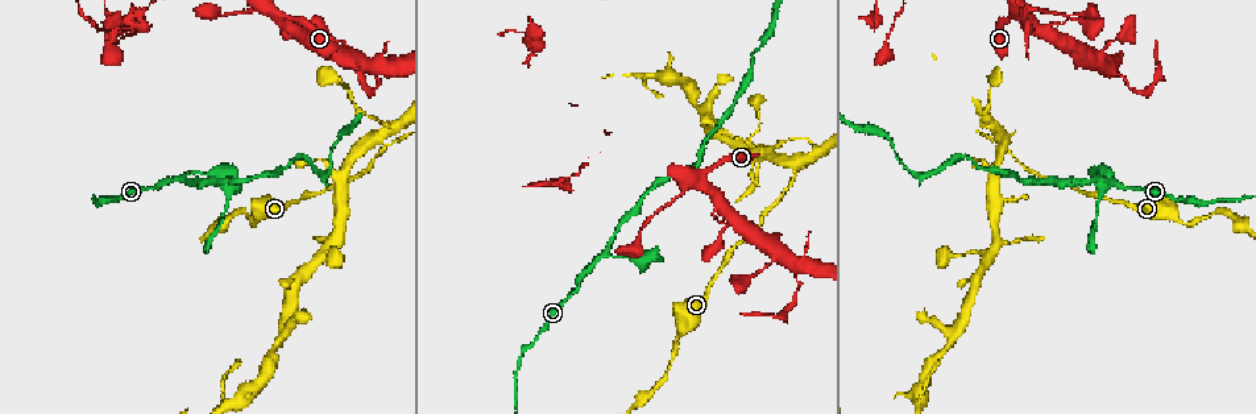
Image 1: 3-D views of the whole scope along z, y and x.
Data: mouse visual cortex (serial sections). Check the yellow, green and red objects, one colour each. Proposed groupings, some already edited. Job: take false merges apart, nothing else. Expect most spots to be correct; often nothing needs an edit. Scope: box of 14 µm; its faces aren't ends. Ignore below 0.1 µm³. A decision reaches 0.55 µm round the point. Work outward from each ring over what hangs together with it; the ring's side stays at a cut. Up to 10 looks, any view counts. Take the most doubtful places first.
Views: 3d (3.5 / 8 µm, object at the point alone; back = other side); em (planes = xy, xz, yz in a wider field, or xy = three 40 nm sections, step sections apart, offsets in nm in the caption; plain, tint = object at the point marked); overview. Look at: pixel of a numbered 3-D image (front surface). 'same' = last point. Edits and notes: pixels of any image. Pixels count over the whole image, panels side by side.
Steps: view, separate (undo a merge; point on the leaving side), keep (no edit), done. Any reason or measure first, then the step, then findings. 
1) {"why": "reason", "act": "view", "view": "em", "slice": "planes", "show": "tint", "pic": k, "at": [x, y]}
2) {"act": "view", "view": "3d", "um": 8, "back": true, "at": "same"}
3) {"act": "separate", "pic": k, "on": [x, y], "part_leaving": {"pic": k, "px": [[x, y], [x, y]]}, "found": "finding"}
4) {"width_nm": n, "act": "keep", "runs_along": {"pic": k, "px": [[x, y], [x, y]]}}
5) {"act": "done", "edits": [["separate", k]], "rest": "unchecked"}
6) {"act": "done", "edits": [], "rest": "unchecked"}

{"why": "a narrow waist", "act": "view", "view": "3d", "um": 3.5, "pic": 1, "at": [798, 288]}

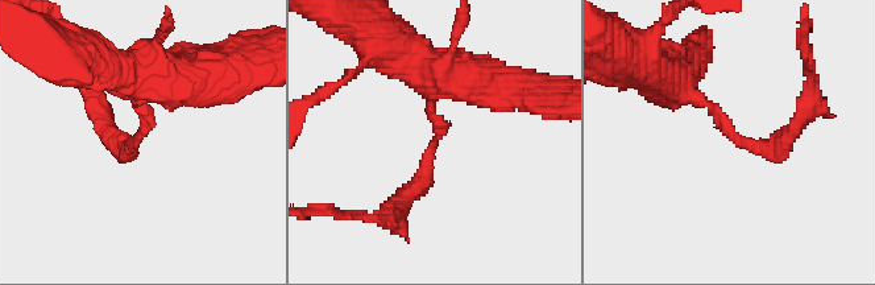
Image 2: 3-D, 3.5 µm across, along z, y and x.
{"act": "view", "view": "em", "slice": "planes", "show": "tint", "pic": 2, "at": [142, 133]}

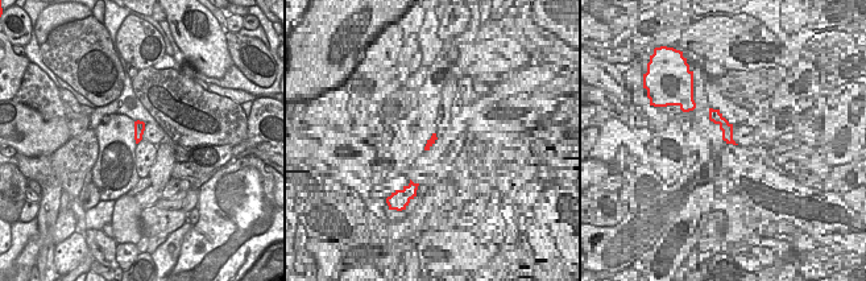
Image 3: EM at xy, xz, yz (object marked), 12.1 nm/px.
{"act": "view", "view": "em", "slice": "xy", "step": 1, "show": "tint", "at": "same"}

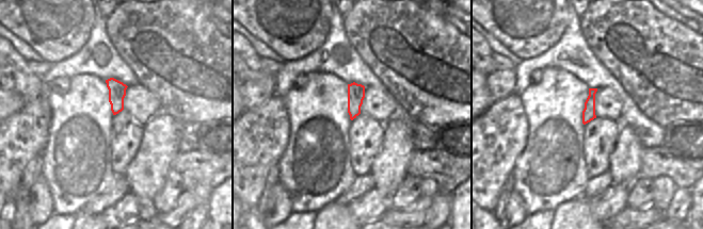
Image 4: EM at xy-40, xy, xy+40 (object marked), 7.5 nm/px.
{"arm_widths_nm": [250, 250], "act": "keep", "found": "continuous, no second cell"}

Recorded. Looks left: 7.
{"why": "sharp bend", "act": "view", "view": "3d", "um": 3.5, "pic": 1, "at": [1000, 142]}

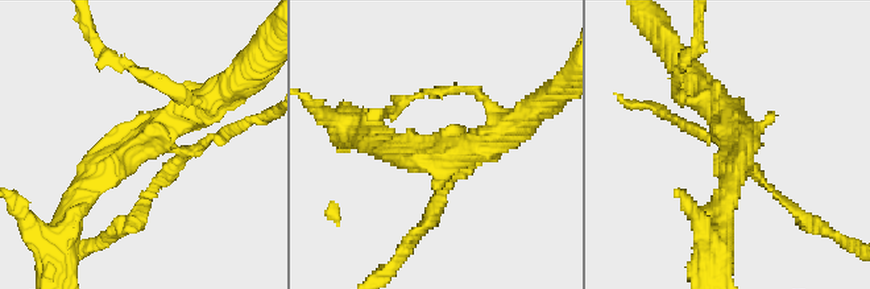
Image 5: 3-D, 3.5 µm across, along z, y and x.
{"arm_widths_nm": [100, 150, 350, 350], "act": "separate", "pic": 5, "on": [719, 128], "part_leaving": {"pic": 5, "px": [[736, 149], [725, 198]]}, "found": "two cells meet here"}

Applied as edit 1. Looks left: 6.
{"act": "view", "view": "overview"}

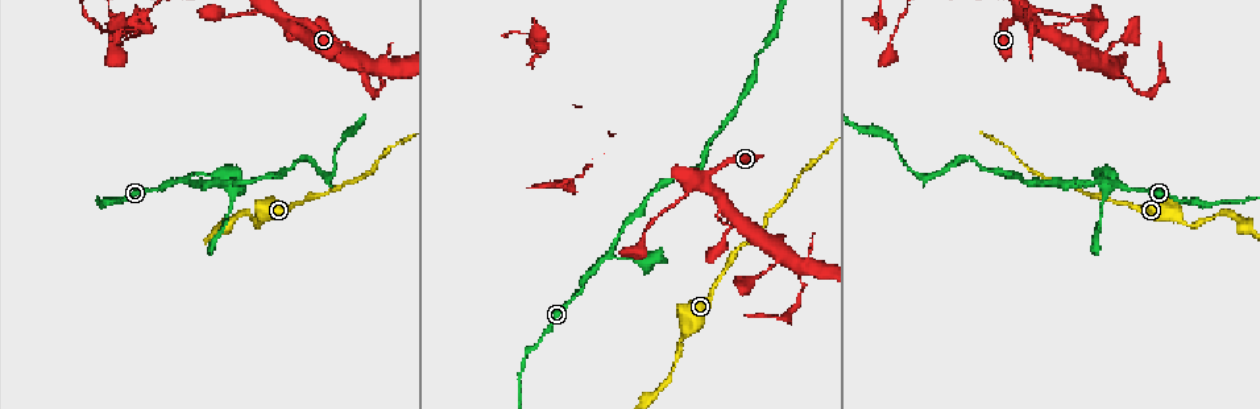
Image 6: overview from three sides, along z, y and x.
{"why": "two arms in line, one across", "act": "view", "view": "3d", "um": 3.5, "pic": 6, "at": [607, 255]}

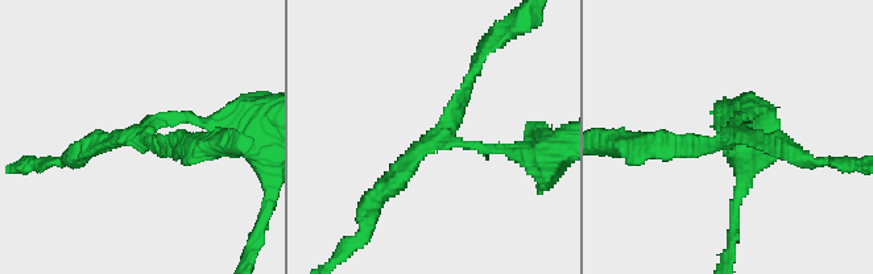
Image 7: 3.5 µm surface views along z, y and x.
{"arms": 3, "arm_widths_nm": [150, 150, 250], "why": "shape alone is not enough", "act": "view", "view": "em", "slice": "xy", "step": 2, "show": "tint", "pic": 7, "at": [440, 137]}

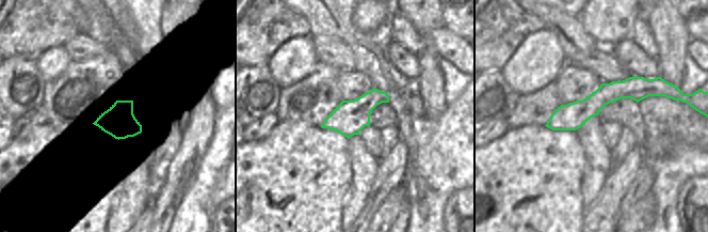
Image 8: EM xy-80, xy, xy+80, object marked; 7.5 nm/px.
{"width_nm": 260, "act": "keep", "runs_along": {"pic": 7, "px": [[375, 196], [439, 136], [476, 65]]}, "found": "continuous, no second cell"}

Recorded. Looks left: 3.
{"why": "sharp bend", "act": "view", "view": "3d", "um": 8, "pic": 6, "at": [1072, 18]}

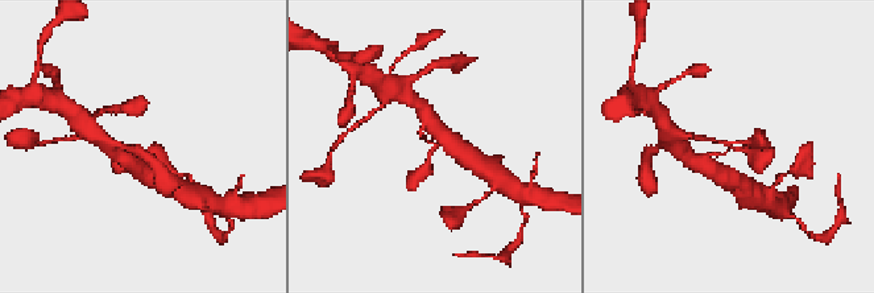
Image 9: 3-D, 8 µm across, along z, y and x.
{"arm_widths_nm": [150, 350], "act": "view", "view": "em", "slice": "xy", "step": 2, "show": "tint", "pic": 9, "at": [435, 147]}

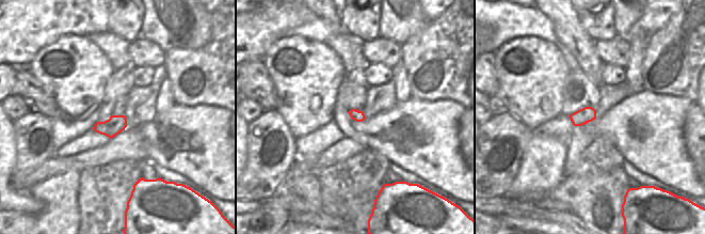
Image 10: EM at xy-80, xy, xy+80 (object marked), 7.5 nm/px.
{"act": "keep", "runs_along": {"pic": 9, "px": [[423, 123], [434, 149], [413, 180]]}, "found": "one cell here"}

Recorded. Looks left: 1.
{"act": "done", "edits": [["separate", 5]], "rest": "unchecked"}

